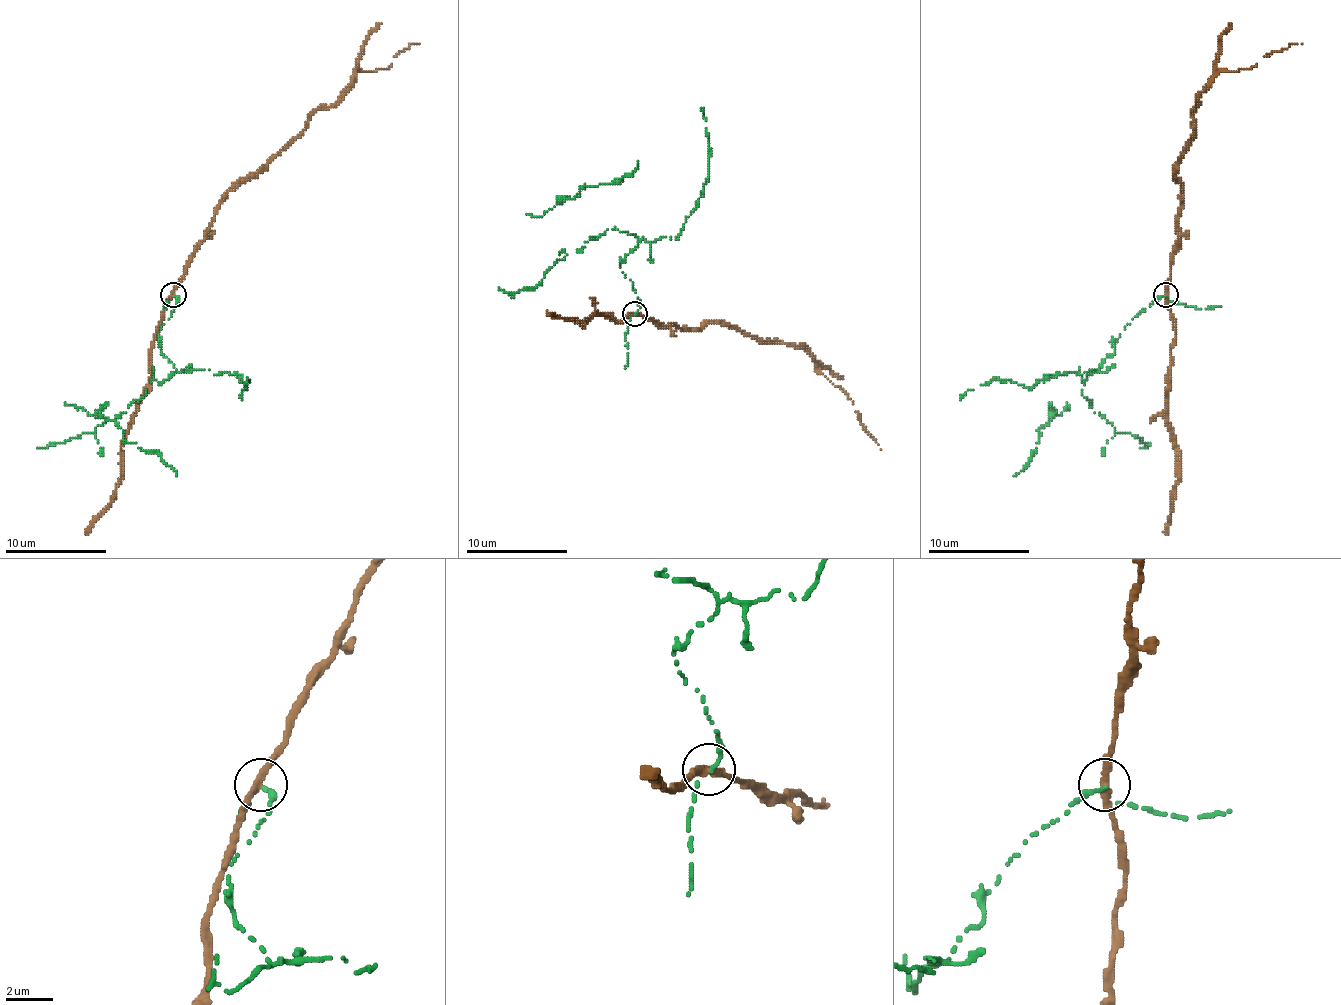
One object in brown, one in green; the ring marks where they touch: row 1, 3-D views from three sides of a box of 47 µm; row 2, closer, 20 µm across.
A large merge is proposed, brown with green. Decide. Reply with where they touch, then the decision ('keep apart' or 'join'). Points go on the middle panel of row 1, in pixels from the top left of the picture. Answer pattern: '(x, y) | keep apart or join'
(635, 313) | keep apart

